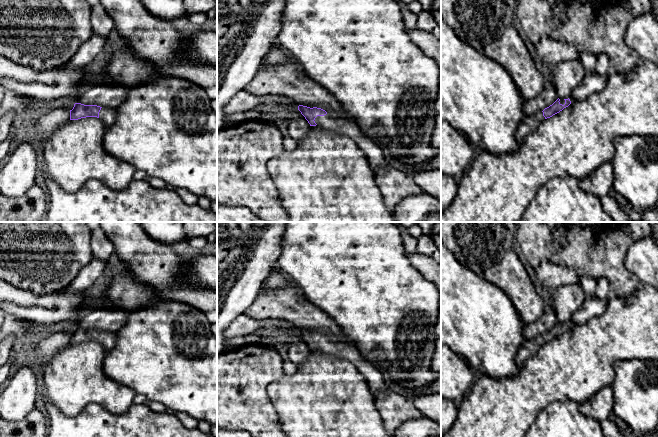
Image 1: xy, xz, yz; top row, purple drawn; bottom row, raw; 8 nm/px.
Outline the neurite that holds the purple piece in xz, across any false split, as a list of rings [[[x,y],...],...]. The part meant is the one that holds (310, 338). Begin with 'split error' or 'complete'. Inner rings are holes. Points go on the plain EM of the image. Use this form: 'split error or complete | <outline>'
split error | [[[298,330],[298,334],[308,345],[310,350],[318,350],[320,353],[338,357],[351,362],[365,378],[373,396],[378,391],[387,390],[383,374],[370,362],[365,360],[359,350],[348,342],[338,337],[327,337],[317,331]]]

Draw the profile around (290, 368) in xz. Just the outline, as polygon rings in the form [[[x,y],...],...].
[[[288,359],[283,361],[283,369],[284,369],[285,375],[290,376],[297,371],[297,366]]]

